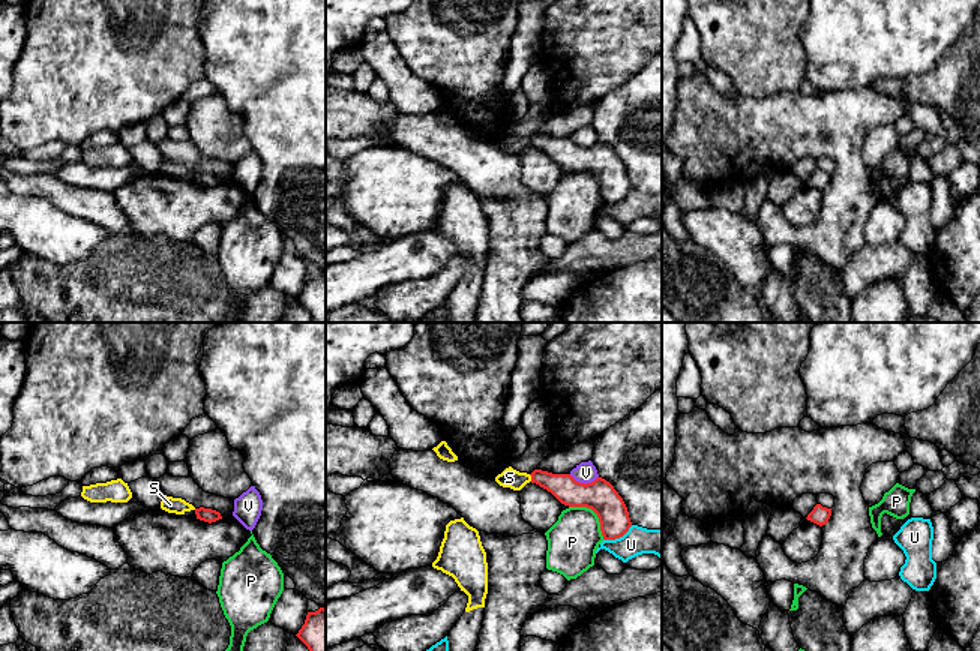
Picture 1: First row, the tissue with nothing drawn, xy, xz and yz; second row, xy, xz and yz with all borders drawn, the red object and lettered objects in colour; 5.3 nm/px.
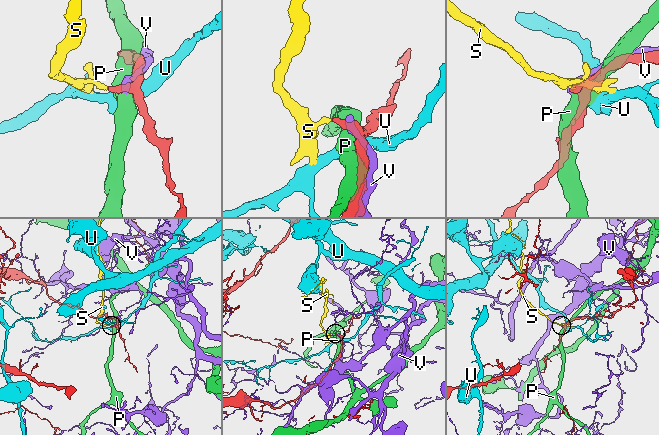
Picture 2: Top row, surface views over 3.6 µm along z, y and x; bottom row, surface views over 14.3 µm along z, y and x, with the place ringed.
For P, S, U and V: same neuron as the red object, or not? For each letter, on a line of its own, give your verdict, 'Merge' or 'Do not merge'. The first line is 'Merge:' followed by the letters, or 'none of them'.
Merge: none of them
P: Do not merge
S: Do not merge
U: Do not merge
V: Do not merge

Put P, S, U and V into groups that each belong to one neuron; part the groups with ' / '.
P / S / U / V

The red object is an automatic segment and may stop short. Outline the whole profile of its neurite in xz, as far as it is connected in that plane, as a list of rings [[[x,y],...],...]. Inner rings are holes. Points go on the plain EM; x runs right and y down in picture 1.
[[[534,134],[531,147],[551,156],[561,168],[591,172],[600,186],[603,204],[623,201],[632,190],[627,171],[614,150],[602,141],[579,147],[570,138]]]

